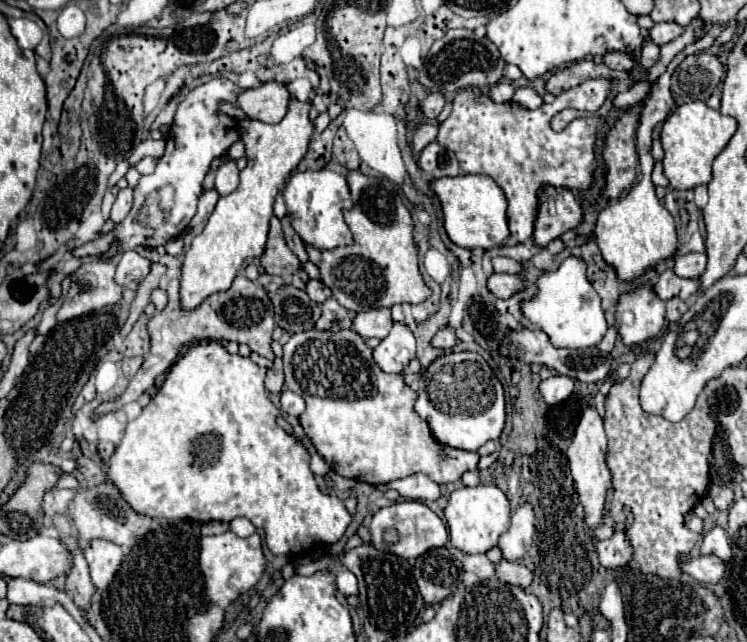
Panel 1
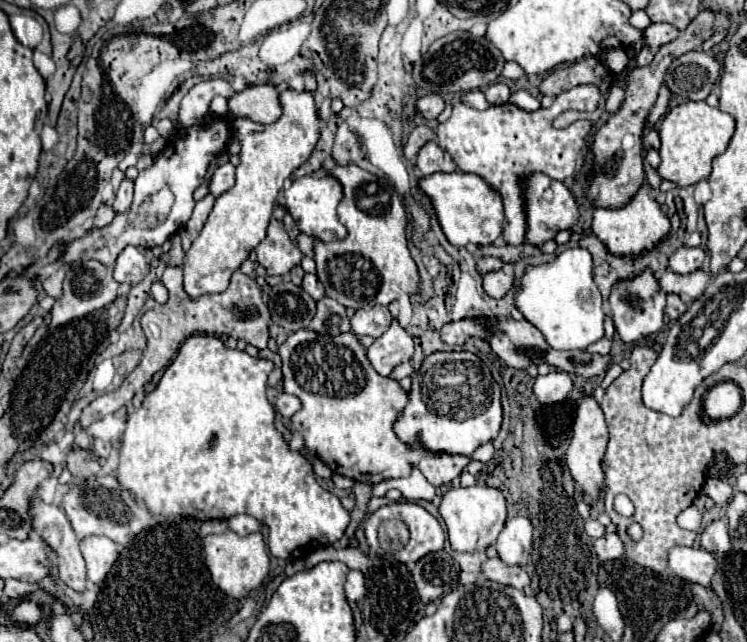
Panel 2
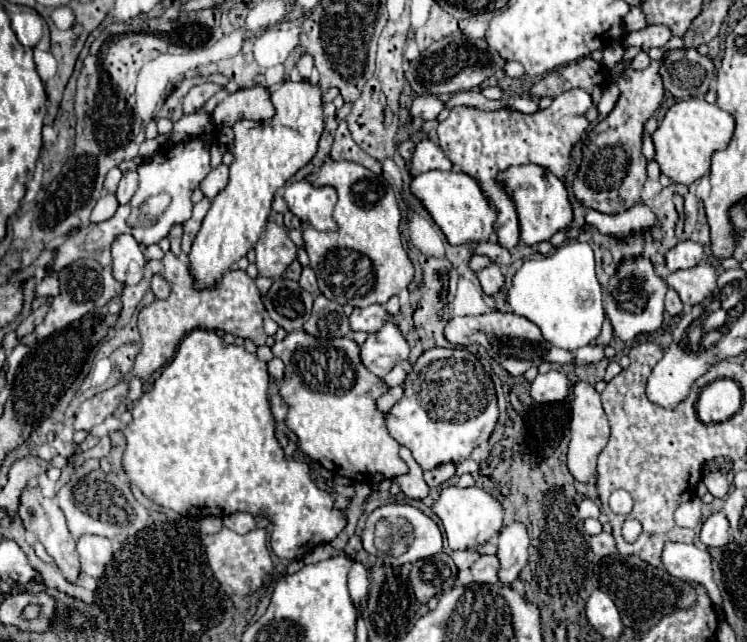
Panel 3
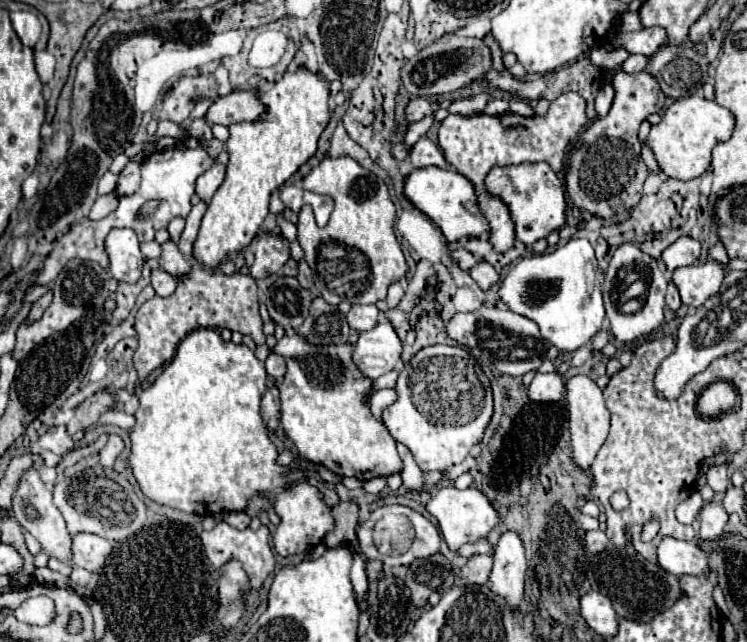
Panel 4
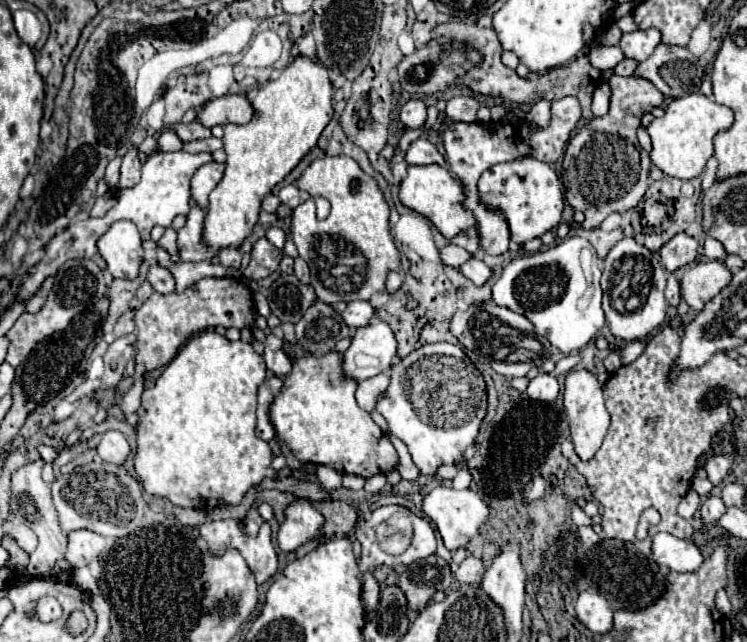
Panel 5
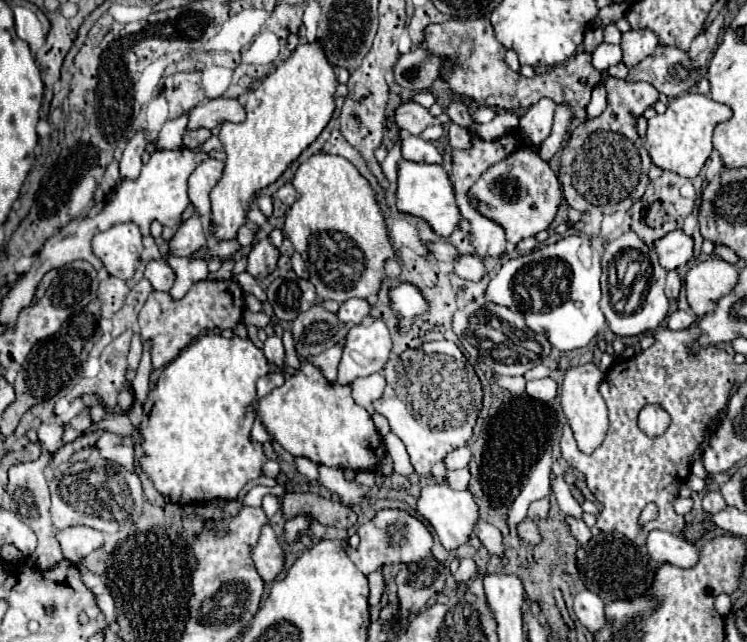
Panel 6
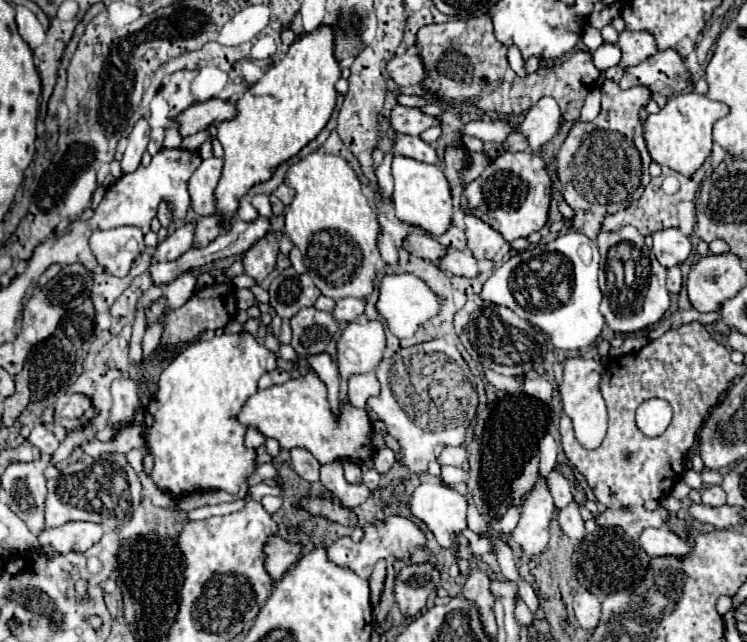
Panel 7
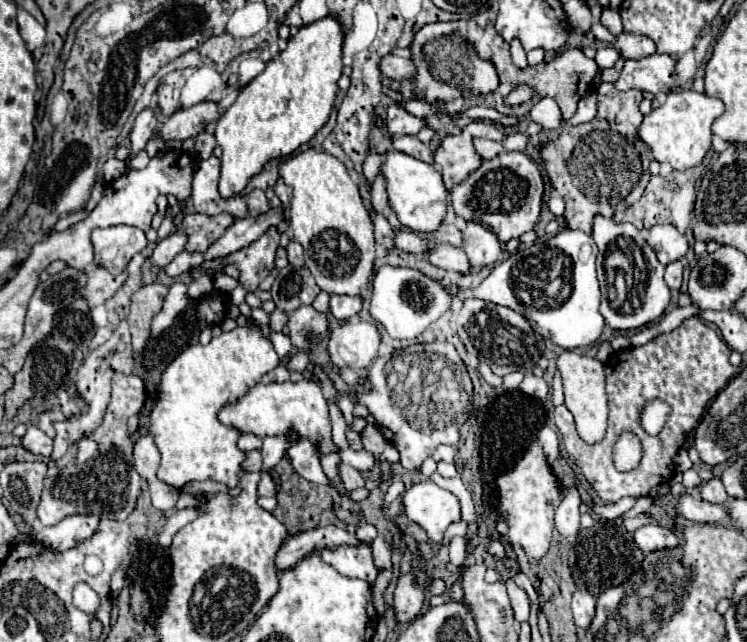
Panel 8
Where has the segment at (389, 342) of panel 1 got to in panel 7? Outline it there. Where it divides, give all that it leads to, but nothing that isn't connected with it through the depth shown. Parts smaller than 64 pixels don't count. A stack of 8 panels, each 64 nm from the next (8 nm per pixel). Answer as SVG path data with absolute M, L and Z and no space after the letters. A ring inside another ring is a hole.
M378 320L372 322L350 322L340 338L336 340L336 362L342 376L340 384L340 402L348 404L346 382L350 374L372 372L380 360L386 346L384 326Z

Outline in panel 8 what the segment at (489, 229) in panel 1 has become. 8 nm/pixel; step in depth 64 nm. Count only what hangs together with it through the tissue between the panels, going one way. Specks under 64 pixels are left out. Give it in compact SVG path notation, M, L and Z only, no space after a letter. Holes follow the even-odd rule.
M388 150L384 156L384 162L380 166L382 176L386 178L386 192L388 192L388 204L396 212L400 224L404 228L416 230L416 232L434 232L440 222L446 216L446 206L450 202L448 190L442 184L440 172L418 158L412 158L398 150Z

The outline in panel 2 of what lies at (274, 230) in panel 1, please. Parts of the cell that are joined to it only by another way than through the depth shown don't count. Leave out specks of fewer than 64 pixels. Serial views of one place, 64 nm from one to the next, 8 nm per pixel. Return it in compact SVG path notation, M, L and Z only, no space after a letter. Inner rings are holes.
M276 218L270 220L266 240L264 244L256 246L256 254L258 264L266 270L268 276L284 276L302 260L302 252L296 244L290 244L282 222L278 222Z

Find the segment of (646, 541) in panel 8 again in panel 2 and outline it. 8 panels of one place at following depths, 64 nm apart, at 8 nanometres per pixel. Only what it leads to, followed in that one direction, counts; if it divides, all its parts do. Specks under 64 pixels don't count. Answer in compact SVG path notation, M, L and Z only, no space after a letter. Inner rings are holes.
M674 546L668 552L668 568L686 582L710 588L710 580L716 572L716 558L704 548Z

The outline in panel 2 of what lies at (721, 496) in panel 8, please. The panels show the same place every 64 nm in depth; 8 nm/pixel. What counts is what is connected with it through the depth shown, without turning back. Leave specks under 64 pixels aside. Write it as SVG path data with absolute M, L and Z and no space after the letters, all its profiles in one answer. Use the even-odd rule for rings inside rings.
M718 518L710 522L704 532L702 532L702 548L714 554L724 554L728 552L730 546L730 536L728 536L728 524L726 518Z

